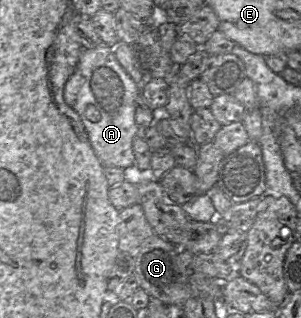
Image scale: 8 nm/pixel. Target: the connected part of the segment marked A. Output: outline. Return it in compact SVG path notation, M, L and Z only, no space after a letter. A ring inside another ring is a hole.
M104 43L84 50L75 72L64 88L65 102L80 116L91 146L104 167L122 169L135 165L133 140L141 132L135 121L141 85L117 61L114 47Z

